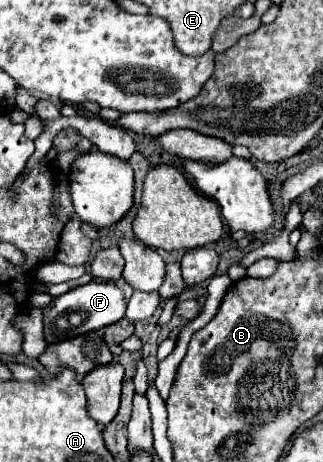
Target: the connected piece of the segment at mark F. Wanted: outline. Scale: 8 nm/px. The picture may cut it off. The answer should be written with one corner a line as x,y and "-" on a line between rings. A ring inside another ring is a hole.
89,281
87,285
75,287
65,295
57,297
51,305
43,307
43,325
45,325
45,341
57,343
81,333
97,331
105,325
117,323
125,315
125,297
123,291
113,281

